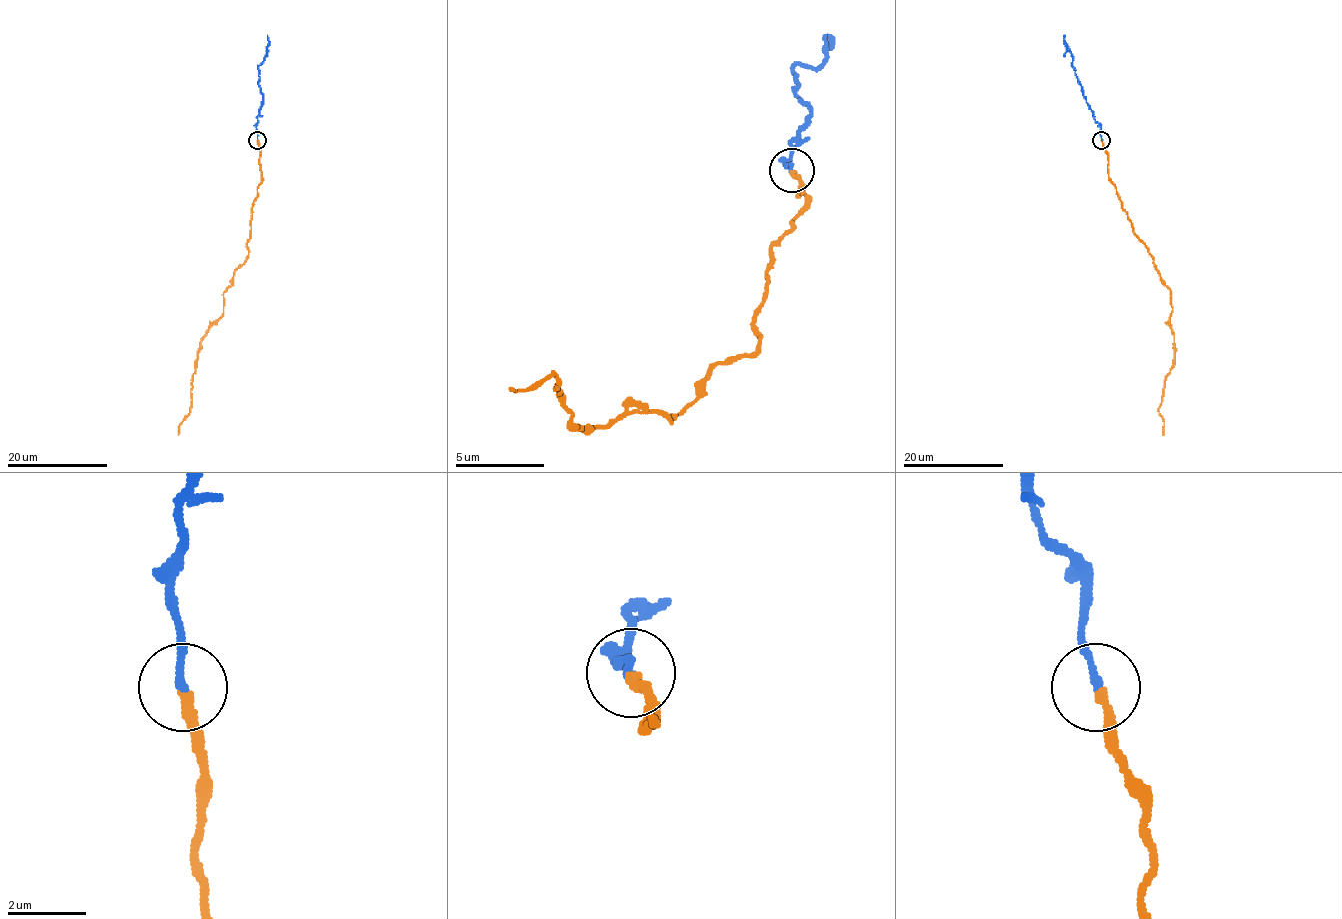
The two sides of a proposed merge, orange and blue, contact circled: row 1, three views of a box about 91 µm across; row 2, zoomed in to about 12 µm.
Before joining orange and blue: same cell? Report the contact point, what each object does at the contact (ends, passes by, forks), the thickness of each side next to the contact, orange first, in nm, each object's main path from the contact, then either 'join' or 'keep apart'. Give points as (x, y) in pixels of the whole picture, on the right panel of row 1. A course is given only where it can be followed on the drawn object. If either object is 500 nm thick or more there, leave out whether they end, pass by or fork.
at (1101, 140); orange ends there; blue ends there; 240 nm thick on the orange side, 200 nm on the other; orange runs (1101, 140), (1109, 179), (1134, 234), (1171, 293), (1174, 367), (1159, 408), (1162, 435); blue runs (1101, 140), (1100, 125), (1072, 66), (1065, 35); join

